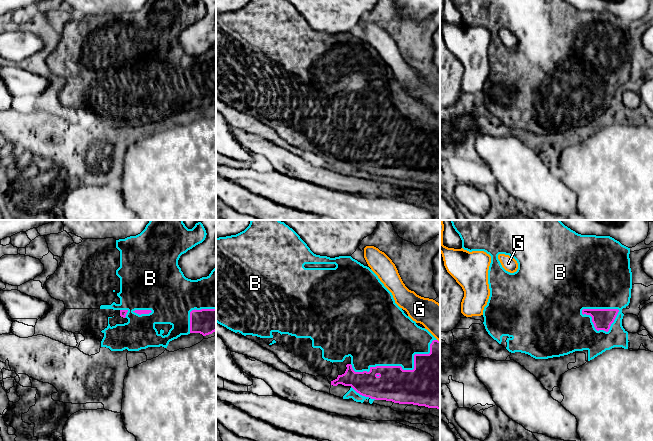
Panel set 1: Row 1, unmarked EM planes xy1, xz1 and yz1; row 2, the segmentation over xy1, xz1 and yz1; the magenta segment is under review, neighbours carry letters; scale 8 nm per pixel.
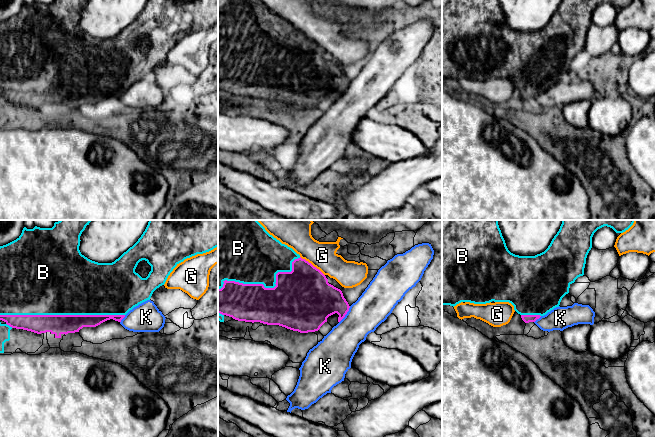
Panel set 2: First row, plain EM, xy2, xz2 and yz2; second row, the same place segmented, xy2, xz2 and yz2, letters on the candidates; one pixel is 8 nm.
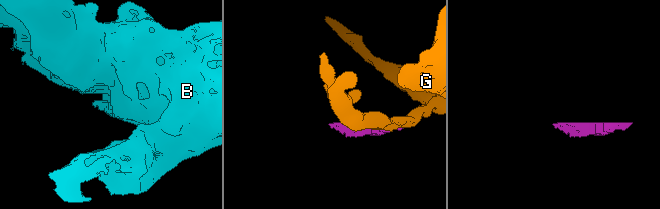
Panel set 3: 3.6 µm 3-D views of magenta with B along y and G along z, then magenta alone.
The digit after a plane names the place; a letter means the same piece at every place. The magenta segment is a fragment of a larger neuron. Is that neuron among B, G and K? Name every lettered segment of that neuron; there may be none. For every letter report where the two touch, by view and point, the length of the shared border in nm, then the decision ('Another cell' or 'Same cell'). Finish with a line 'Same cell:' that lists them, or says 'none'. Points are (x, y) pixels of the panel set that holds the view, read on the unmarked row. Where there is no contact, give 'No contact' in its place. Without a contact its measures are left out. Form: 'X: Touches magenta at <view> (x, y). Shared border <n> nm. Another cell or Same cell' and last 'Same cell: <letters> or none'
B: Touches magenta at xy2 (62, 91). Shared border 1000 nm. Same cell
G: Touches magenta at xz2 (311, 40). Shared border 260 nm. Another cell
K: Touches magenta at xz2 (346, 89). Shared border 160 nm. Another cell
Same cell: B

